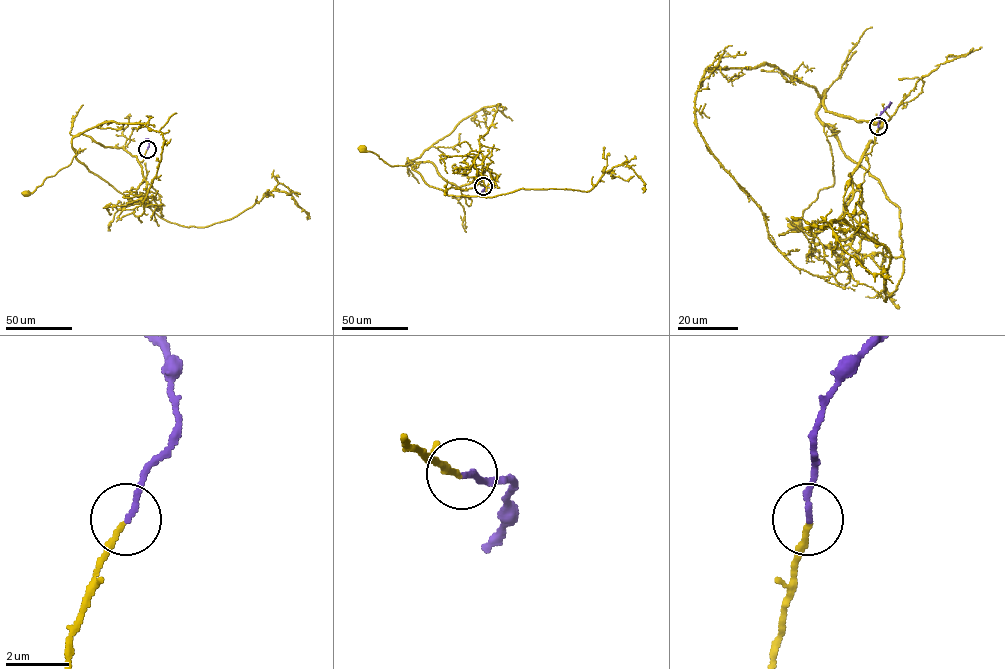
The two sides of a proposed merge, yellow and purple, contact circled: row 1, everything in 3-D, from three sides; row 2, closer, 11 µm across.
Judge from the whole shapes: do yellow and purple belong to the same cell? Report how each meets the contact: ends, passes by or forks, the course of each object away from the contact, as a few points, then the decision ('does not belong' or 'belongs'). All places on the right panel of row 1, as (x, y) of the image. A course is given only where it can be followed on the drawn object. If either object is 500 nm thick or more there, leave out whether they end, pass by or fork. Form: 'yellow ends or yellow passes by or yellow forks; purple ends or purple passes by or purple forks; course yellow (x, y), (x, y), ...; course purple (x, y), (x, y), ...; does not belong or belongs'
yellow ends; purple ends; course yellow (878, 127), (864, 157), (881, 123), (835, 115), (823, 93), (817, 119), (834, 184), (795, 225); course purple (878, 126), (879, 115), (888, 105); belongs

